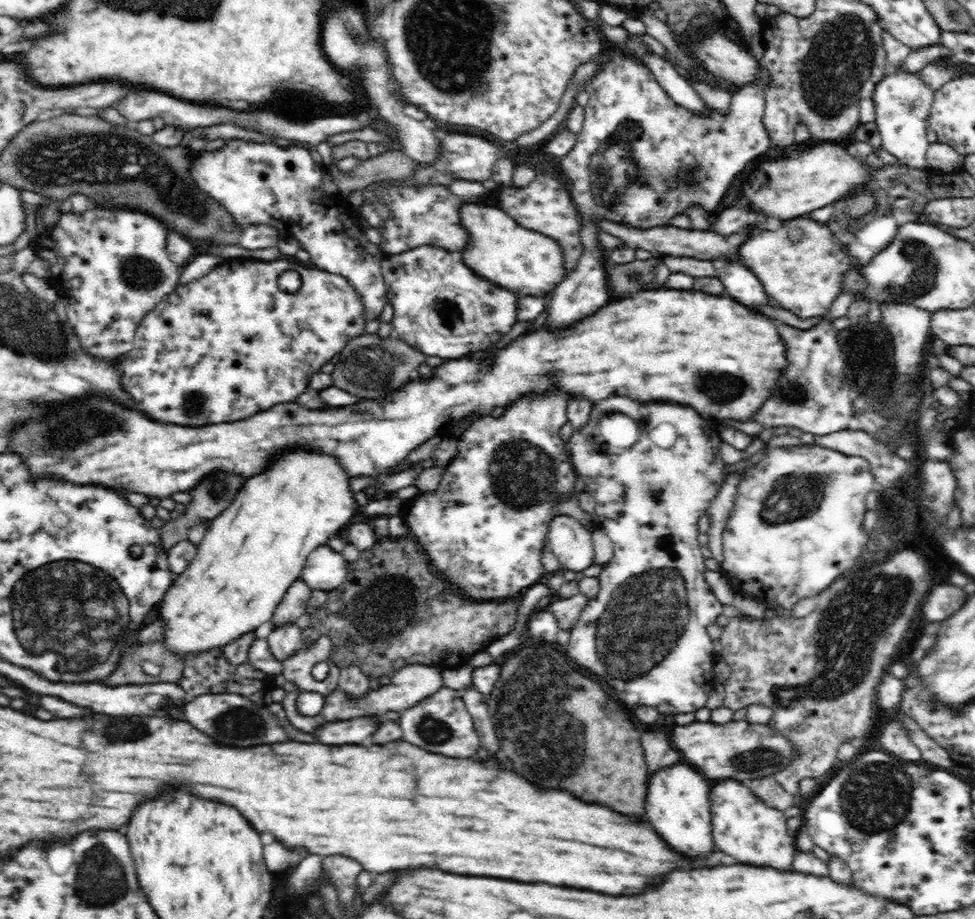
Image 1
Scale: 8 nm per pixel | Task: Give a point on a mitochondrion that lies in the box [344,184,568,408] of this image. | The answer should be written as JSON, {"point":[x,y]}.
{"point":[450,315]}

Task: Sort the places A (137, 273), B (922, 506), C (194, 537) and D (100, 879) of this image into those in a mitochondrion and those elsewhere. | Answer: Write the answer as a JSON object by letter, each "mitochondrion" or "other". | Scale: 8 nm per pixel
{"A":"mitochondrion","B":"other","C":"other","D":"mitochondrion"}

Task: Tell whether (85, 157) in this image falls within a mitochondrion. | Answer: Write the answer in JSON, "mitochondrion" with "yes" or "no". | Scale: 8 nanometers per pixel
{"mitochondrion":"yes"}

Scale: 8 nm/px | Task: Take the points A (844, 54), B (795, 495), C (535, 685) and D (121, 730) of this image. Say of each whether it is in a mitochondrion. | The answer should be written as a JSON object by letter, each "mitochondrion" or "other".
{"A":"mitochondrion","B":"mitochondrion","C":"mitochondrion","D":"mitochondrion"}

